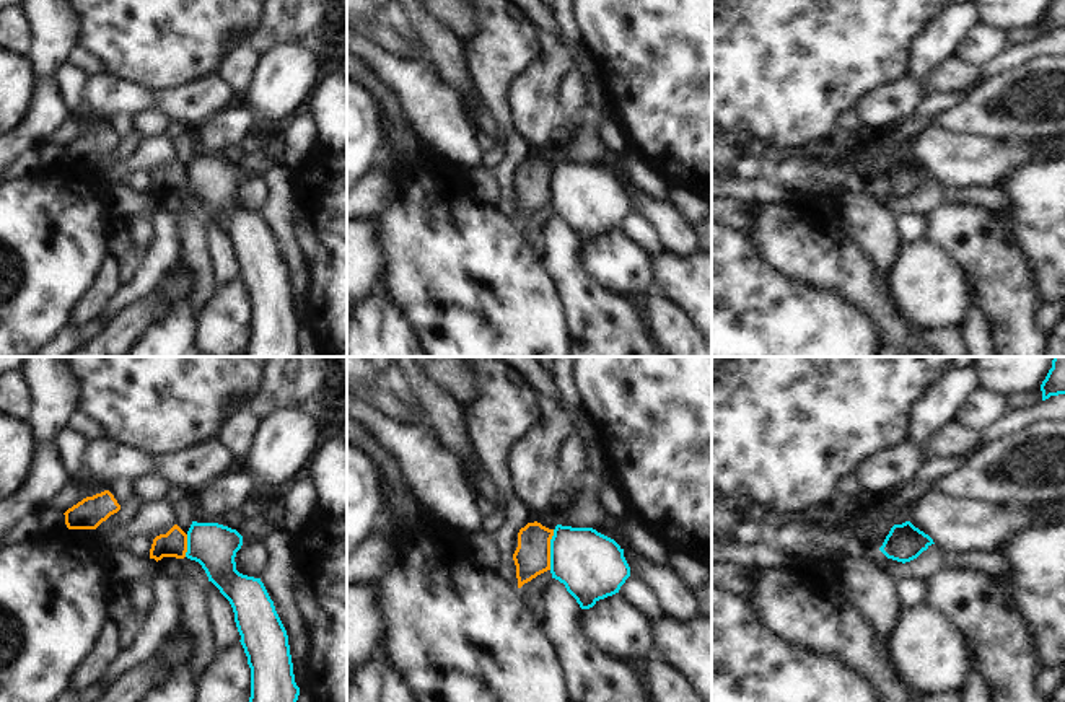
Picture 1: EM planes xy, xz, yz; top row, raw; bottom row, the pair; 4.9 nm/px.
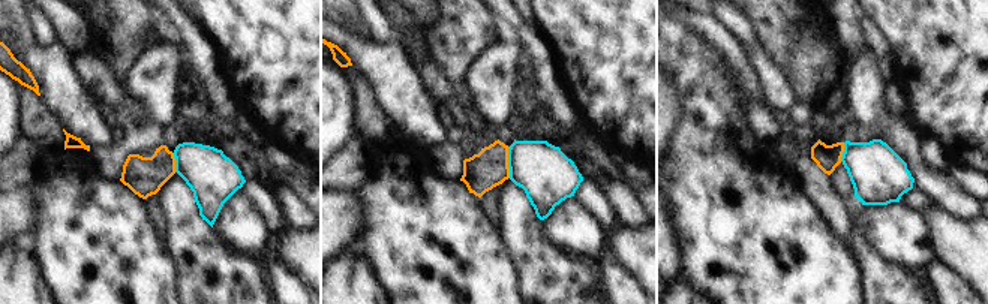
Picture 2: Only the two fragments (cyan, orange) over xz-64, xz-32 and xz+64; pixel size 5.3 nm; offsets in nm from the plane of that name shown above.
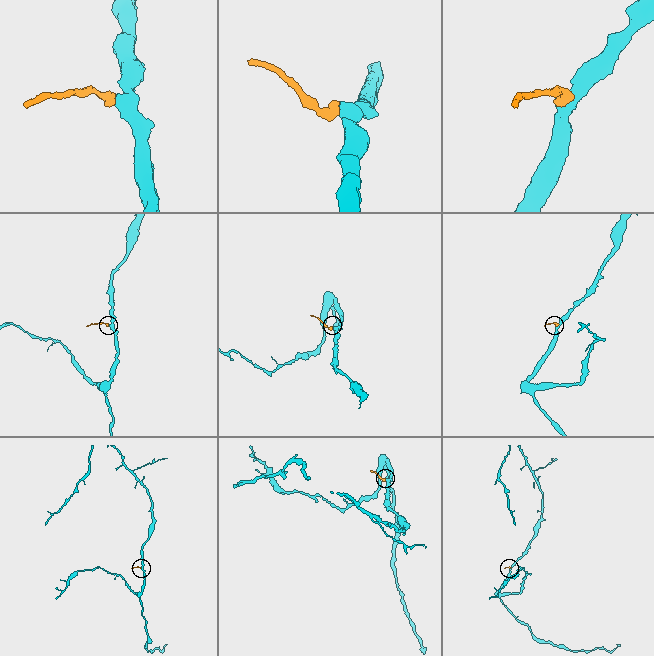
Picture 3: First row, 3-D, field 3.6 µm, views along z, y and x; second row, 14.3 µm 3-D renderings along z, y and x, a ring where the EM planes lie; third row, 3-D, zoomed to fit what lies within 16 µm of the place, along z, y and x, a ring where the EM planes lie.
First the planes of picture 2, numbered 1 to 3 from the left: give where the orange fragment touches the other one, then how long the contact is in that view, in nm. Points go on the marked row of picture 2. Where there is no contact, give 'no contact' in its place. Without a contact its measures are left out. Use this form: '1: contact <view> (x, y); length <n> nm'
1: contact xz-64 (176, 162); length 110 nm
2: contact xz-32 (508, 162); length 170 nm
3: contact xz+64 (844, 152); length 110 nm

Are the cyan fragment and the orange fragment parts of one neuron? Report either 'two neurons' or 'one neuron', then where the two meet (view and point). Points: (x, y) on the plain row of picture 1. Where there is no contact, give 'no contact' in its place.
two neurons | xz (551, 184)

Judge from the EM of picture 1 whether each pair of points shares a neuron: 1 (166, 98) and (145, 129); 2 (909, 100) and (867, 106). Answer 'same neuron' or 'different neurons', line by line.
1: different neurons
2: same neuron

